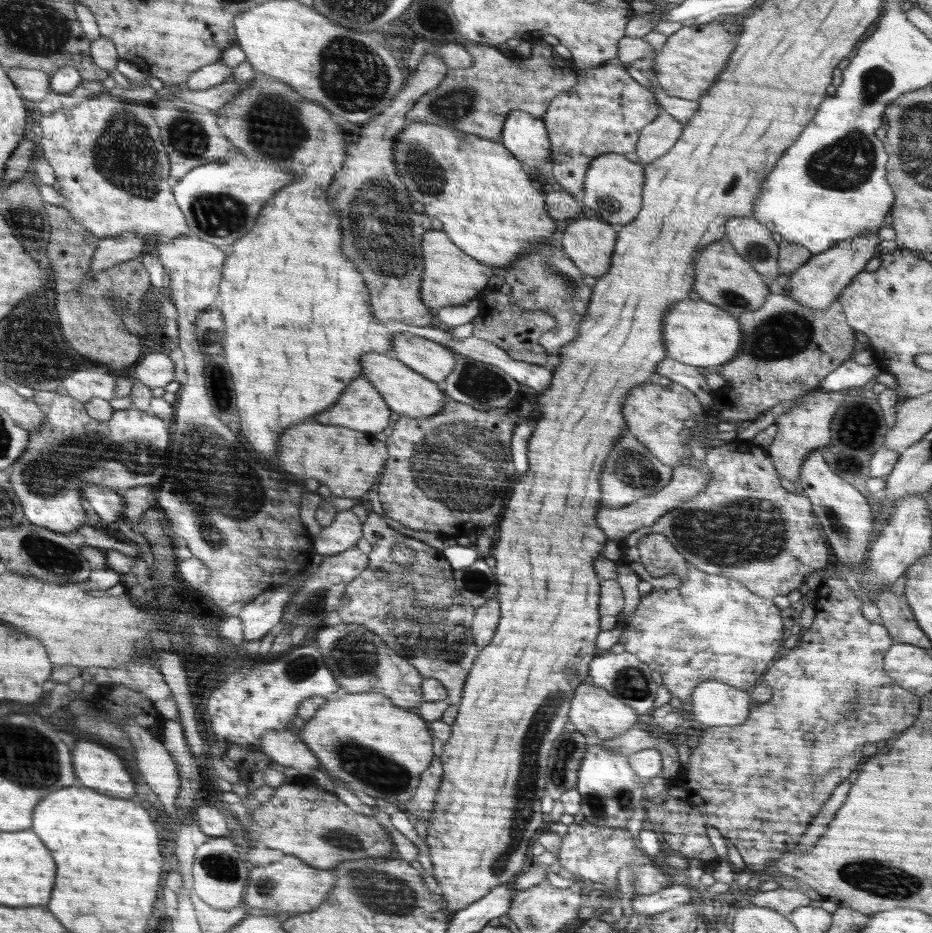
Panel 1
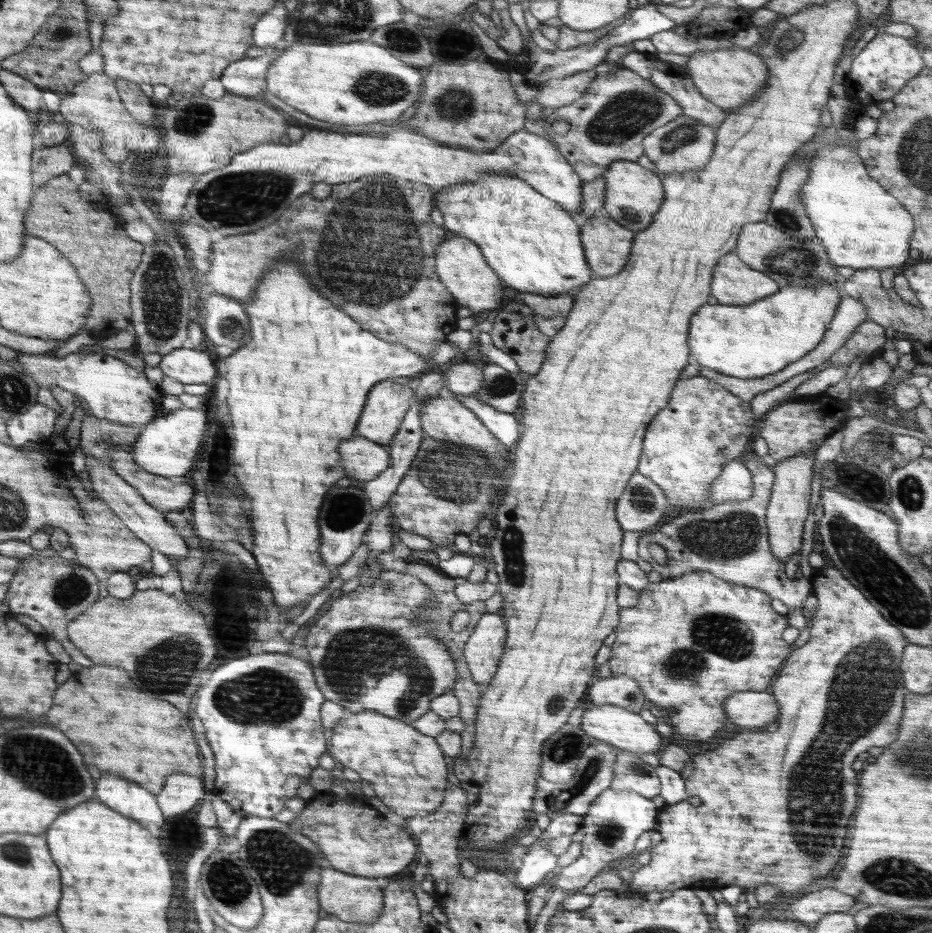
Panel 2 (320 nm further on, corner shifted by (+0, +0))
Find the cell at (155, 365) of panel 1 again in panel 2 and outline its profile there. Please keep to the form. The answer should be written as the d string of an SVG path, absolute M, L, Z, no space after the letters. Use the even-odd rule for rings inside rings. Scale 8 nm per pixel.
M188 346L162 356L162 372L182 384L213 384L220 376L220 366L210 353Z

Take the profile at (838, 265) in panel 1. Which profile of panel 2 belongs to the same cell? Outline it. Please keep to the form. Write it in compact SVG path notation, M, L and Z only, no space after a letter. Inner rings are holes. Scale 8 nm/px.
M837 285L788 286L756 303L706 304L690 324L689 345L696 363L736 378L774 374L806 356L821 340L835 316L840 297Z

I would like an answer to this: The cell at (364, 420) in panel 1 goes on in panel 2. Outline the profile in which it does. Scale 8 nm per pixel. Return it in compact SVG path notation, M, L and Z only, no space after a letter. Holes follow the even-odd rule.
M392 379L381 381L369 393L356 436L388 446L415 399L416 394L408 385L394 383Z

